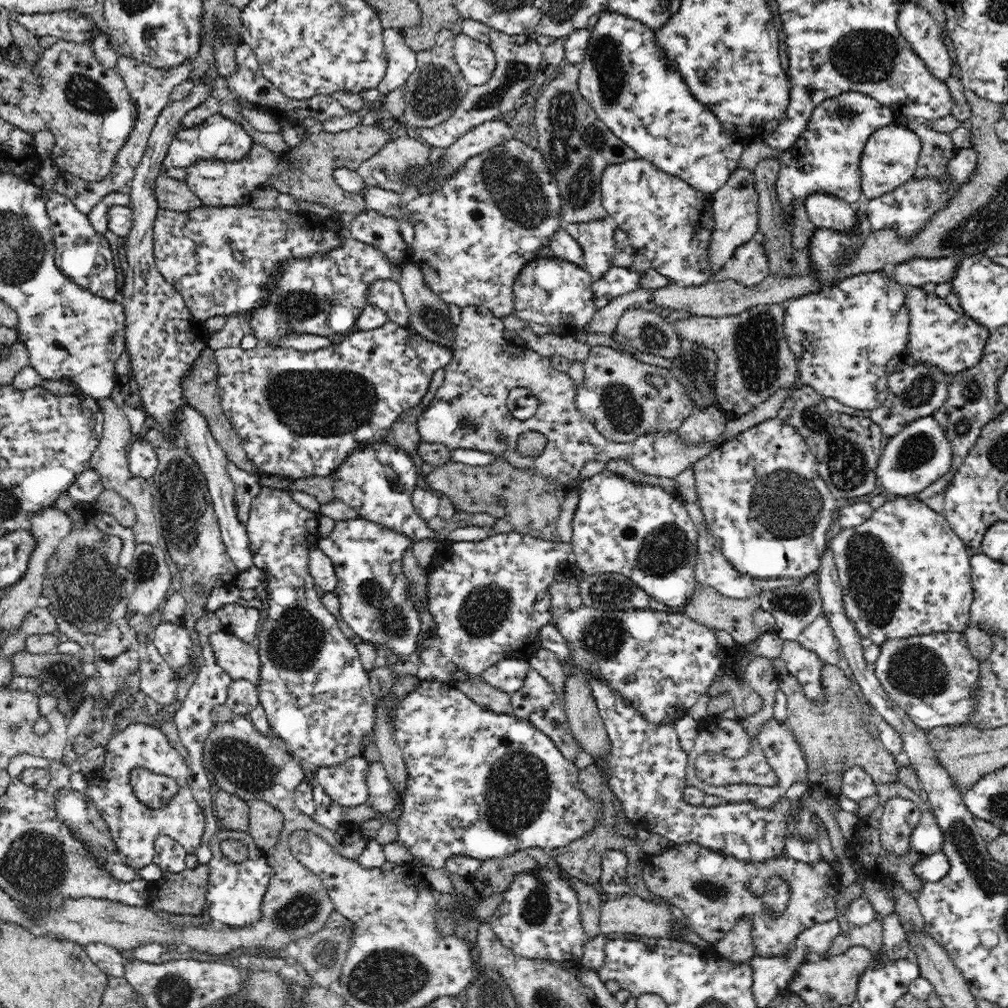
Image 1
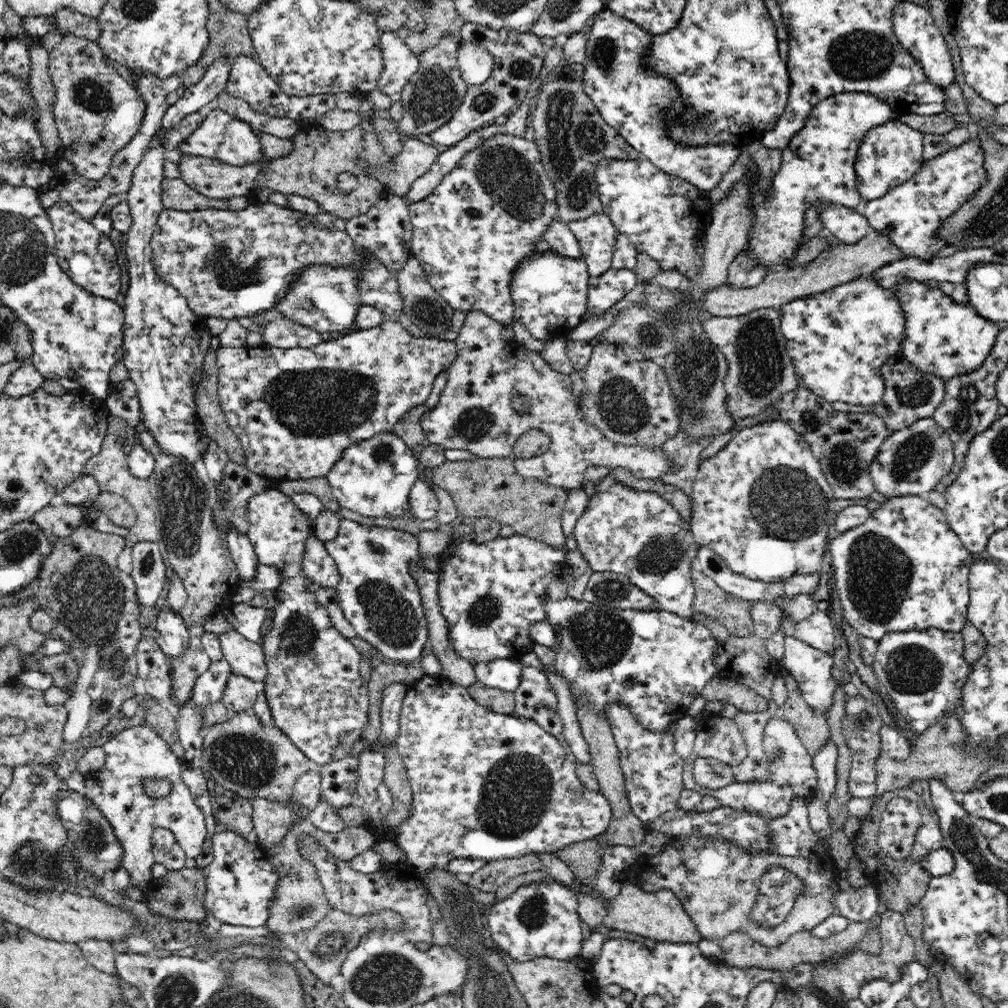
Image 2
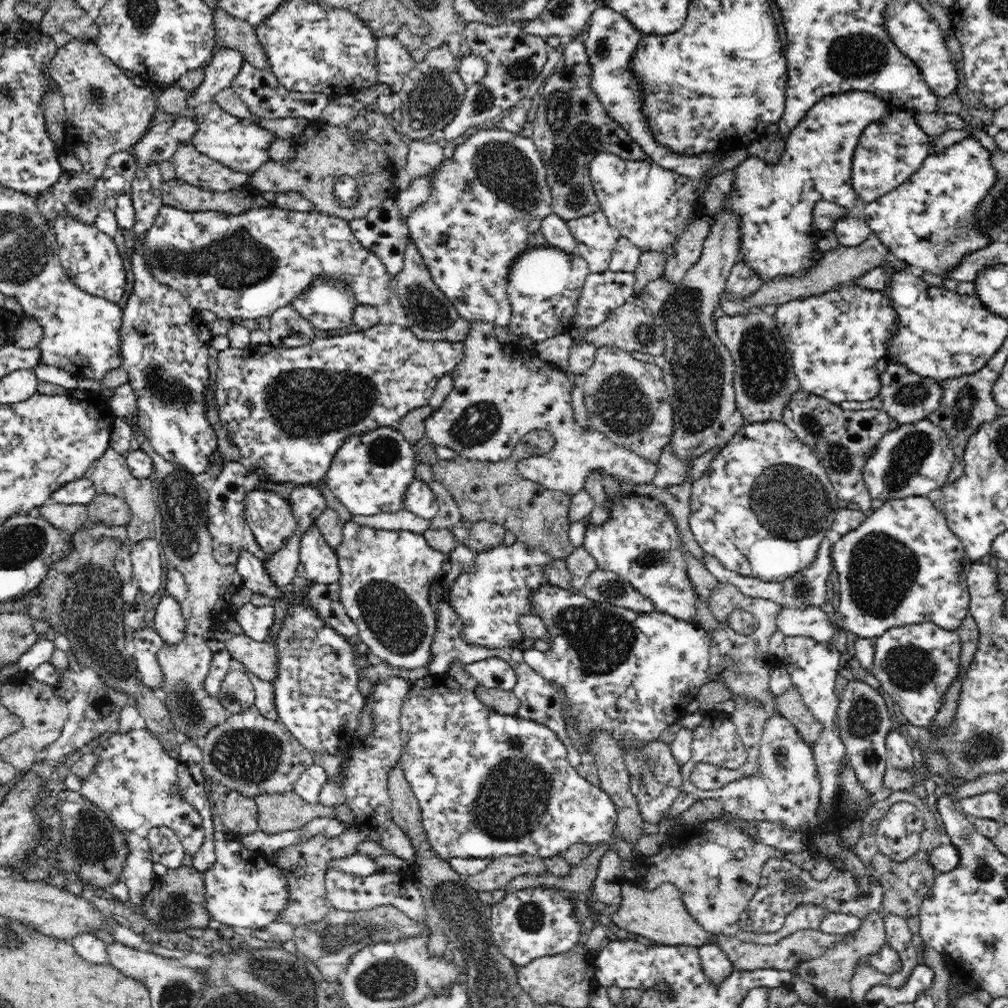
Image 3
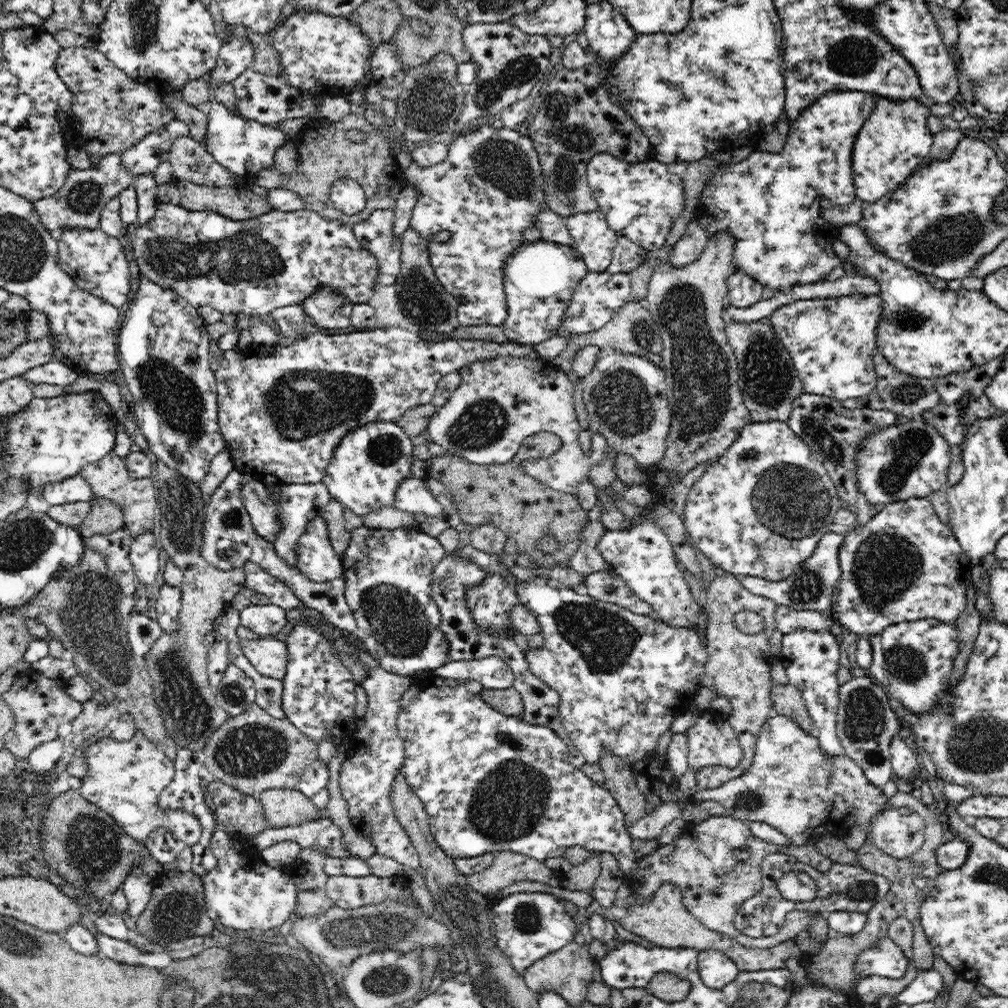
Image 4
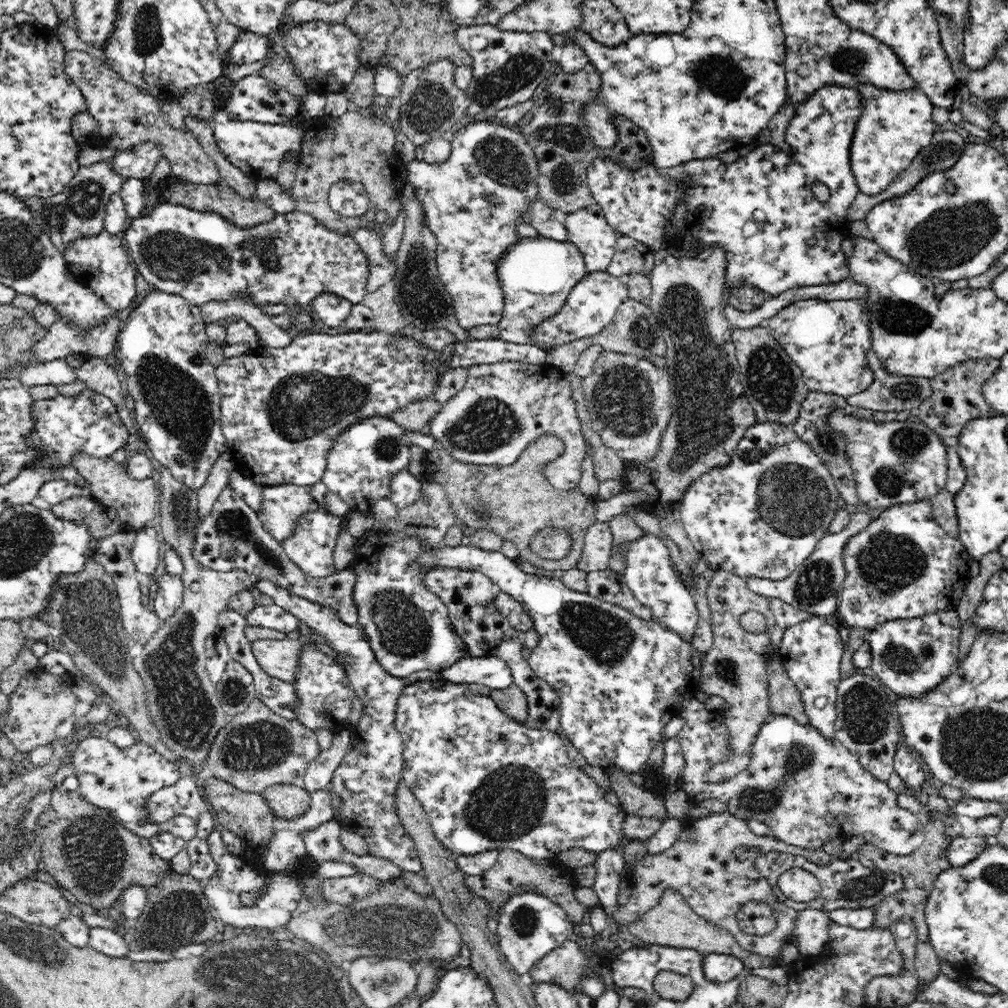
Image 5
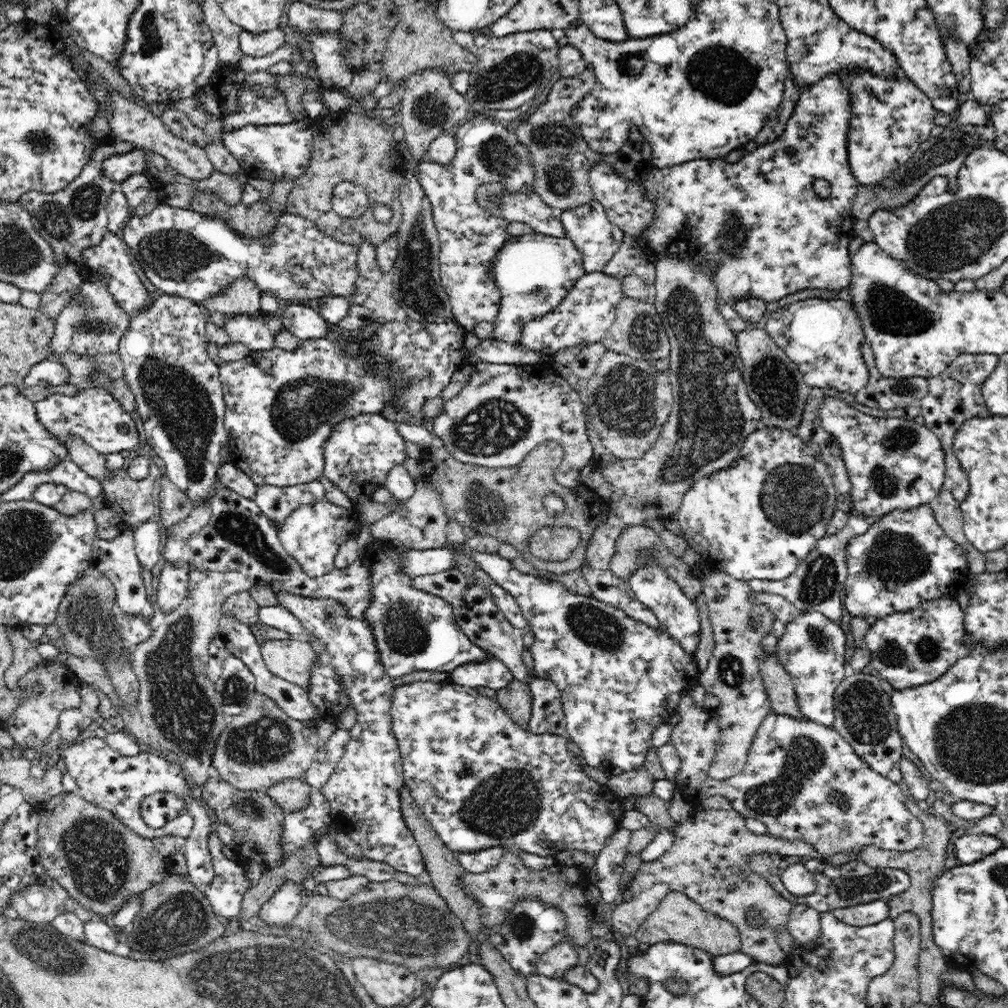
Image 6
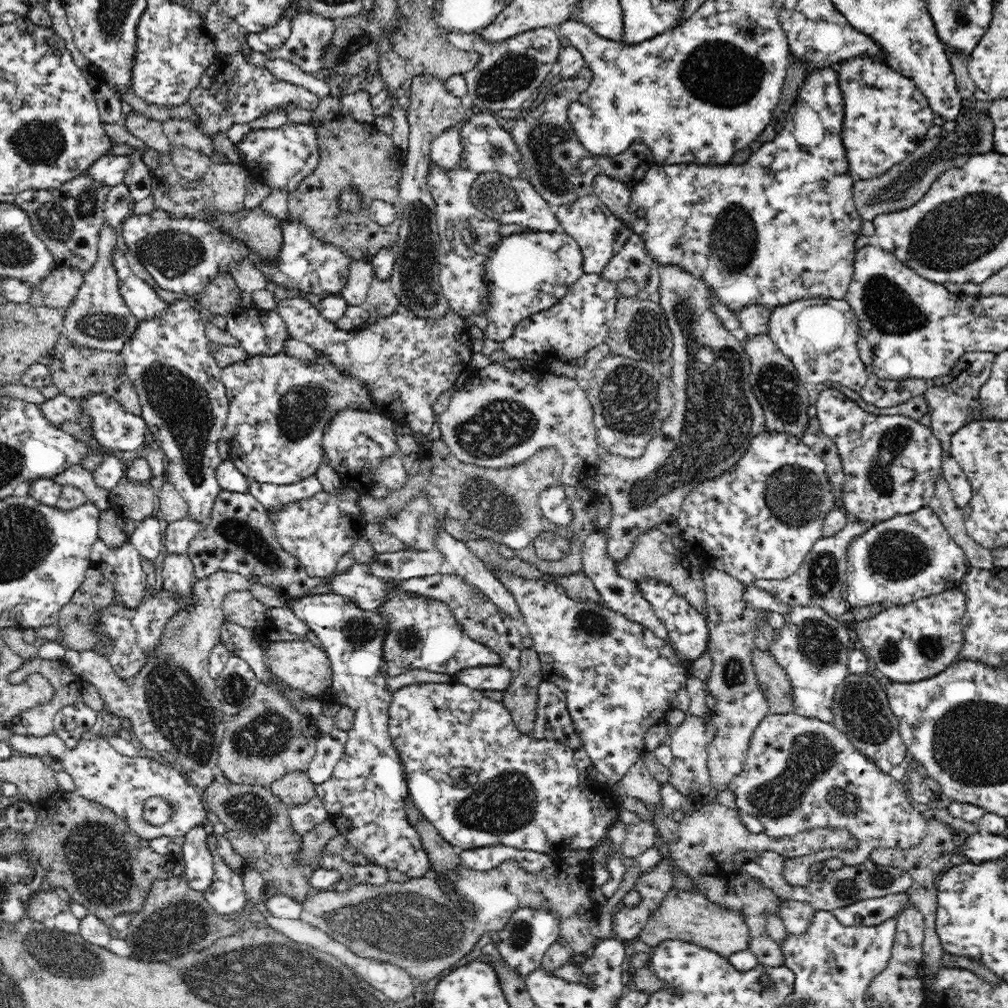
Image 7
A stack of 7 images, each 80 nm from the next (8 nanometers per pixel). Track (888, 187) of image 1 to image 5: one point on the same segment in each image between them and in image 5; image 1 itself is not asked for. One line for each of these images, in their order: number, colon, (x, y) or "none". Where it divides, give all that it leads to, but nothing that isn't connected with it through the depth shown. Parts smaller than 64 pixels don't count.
2: (890, 154)
3: (889, 151)
4: (891, 144)
5: (895, 125)

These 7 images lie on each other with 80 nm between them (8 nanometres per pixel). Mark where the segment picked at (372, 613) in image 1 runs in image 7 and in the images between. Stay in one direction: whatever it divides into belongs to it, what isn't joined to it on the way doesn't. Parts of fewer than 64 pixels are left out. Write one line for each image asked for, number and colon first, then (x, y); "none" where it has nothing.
2: (380, 599)
3: (385, 574)
4: (388, 573)
5: (407, 626)
6: (414, 630)
7: (422, 633)

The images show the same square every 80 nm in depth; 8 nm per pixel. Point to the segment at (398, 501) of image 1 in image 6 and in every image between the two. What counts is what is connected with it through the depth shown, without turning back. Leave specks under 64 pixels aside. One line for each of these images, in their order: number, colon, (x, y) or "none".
2: (373, 477)
3: (369, 474)
4: (365, 470)
5: (363, 459)
6: (360, 452)

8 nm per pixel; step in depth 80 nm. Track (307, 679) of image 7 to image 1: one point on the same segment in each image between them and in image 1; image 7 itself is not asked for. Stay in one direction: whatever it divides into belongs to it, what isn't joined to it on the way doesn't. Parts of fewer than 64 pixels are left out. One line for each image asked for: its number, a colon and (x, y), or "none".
1: (240, 660)
2: (246, 658)
3: (260, 658)
4: (268, 656)
5: (279, 658)
6: (292, 660)

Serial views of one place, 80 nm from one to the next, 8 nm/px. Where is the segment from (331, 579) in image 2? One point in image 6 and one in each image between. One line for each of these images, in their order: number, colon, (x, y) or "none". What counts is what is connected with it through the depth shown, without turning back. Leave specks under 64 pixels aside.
3: (318, 563)
4: (315, 558)
5: (311, 546)
6: (312, 534)

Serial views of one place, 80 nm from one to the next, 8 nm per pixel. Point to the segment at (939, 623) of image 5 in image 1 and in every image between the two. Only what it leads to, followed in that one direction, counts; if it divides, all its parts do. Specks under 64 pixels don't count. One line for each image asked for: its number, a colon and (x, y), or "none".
1: (931, 677)
2: (922, 672)
3: (915, 664)
4: (913, 661)

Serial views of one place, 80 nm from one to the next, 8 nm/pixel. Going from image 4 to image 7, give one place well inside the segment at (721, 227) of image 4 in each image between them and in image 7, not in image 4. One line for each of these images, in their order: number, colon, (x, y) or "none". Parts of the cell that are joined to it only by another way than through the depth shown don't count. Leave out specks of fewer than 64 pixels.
5: (760, 208)
6: (758, 220)
7: (780, 227)

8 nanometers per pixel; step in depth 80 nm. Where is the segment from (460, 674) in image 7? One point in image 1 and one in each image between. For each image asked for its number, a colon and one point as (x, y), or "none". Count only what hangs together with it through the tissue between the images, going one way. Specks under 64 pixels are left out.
1: (508, 675)
2: (503, 673)
3: (492, 672)
4: (492, 672)
5: (493, 672)
6: (493, 673)

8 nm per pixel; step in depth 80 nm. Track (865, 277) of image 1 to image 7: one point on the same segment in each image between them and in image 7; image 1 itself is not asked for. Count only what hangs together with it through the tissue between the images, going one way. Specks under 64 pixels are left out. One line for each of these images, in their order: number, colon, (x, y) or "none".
2: (838, 340)
3: (836, 340)
4: (832, 342)
5: (829, 340)
6: (823, 338)
7: (820, 337)

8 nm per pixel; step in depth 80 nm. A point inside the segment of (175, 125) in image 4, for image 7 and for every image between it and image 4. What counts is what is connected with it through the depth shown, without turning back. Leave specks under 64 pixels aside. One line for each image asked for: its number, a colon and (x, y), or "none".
5: (138, 161)
6: (117, 168)
7: (110, 170)

